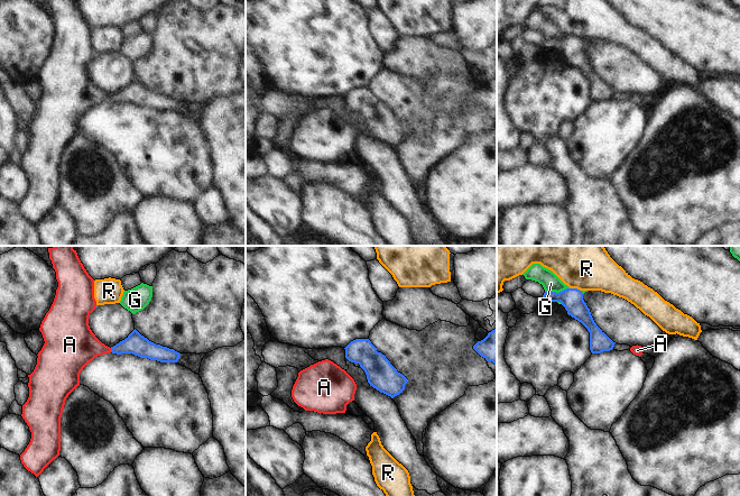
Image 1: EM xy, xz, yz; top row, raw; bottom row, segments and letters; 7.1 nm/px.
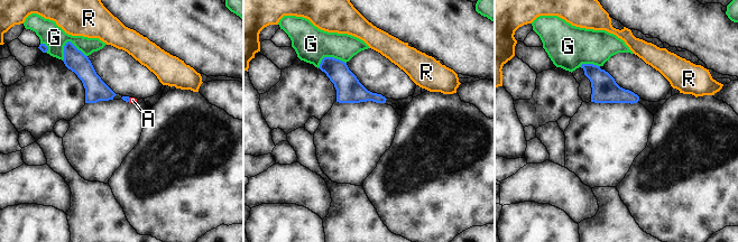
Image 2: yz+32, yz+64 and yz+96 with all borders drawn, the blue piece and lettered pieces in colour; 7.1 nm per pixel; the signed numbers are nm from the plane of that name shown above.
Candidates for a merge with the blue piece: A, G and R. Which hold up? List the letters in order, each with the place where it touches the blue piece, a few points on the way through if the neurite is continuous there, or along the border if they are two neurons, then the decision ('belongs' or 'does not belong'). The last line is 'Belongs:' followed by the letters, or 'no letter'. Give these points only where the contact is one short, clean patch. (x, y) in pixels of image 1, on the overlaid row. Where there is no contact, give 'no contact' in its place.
A: xy (111, 350) | across xy (136, 343), (111, 350), (77, 346) | belongs
G: yz (555, 292) | along yz (569, 287), (558, 292), (545, 292) | does not belong
R: yz (575, 288) | along yz (570, 287), (576, 287), (581, 291) | does not belong
Belongs: A

